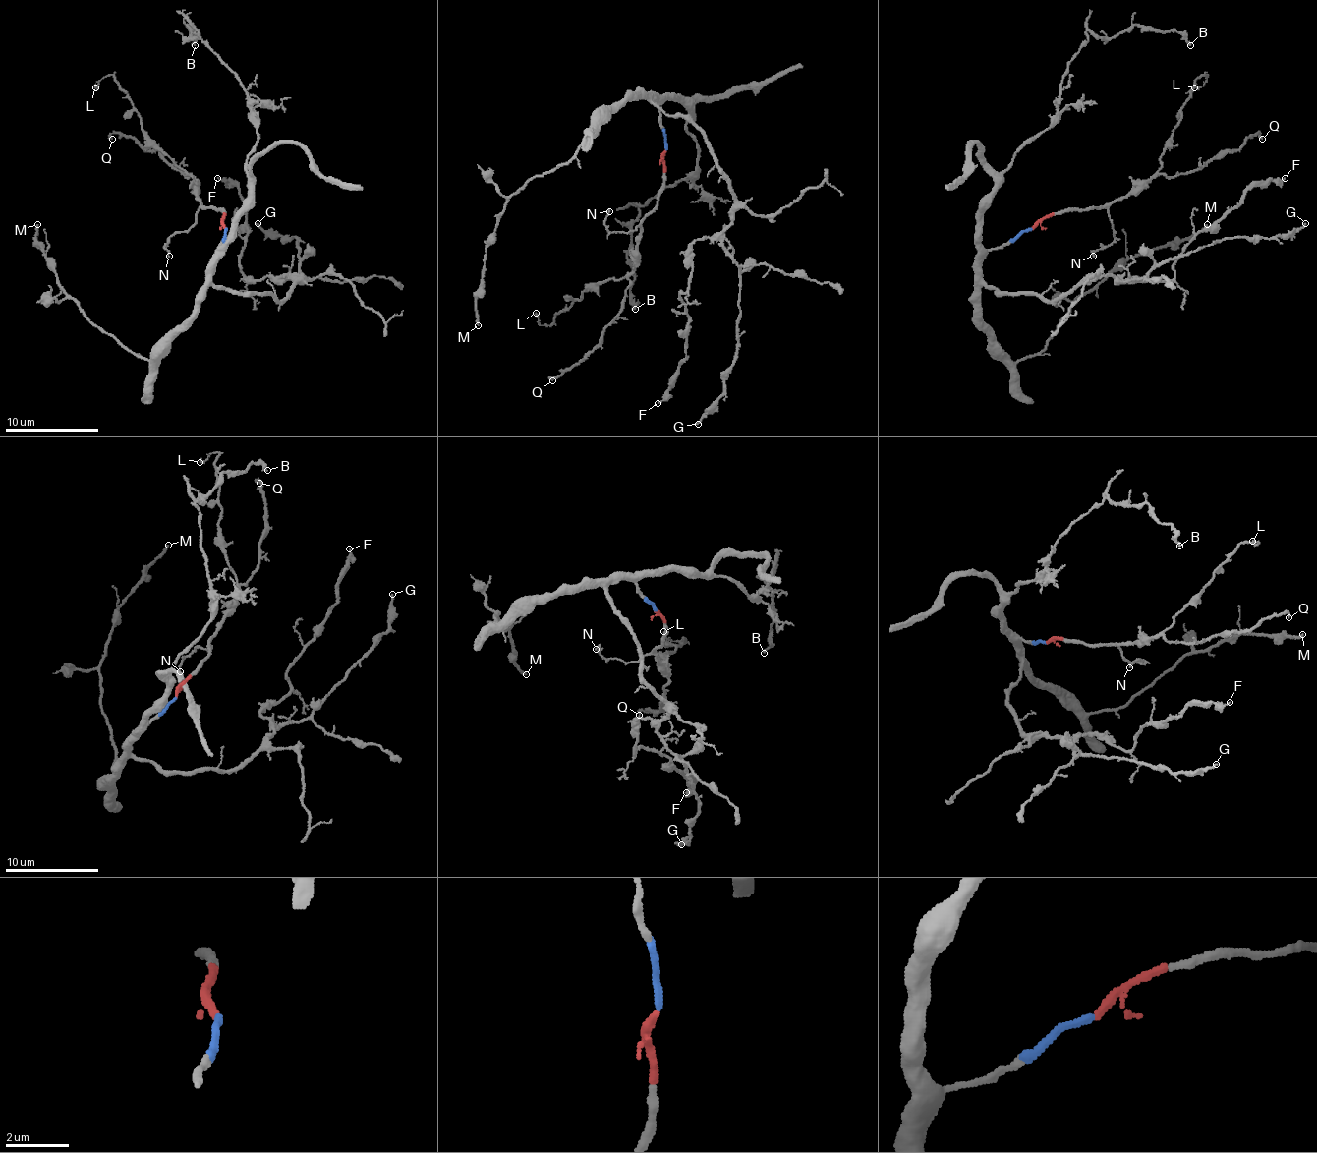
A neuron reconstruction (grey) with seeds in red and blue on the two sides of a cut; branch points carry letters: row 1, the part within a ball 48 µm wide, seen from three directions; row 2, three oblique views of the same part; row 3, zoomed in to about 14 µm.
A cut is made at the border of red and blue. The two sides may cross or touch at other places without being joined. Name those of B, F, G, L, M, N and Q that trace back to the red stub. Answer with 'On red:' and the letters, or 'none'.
On red: L, N, Q

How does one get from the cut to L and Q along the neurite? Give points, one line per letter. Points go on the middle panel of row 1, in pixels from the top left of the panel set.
L: (666, 152), (664, 187), (641, 229), (638, 264), (619, 279), (584, 291), (551, 323), (542, 325), (535, 312)
Q: (666, 152), (664, 187), (641, 229), (638, 264), (629, 276), (622, 312), (587, 354), (551, 379)

